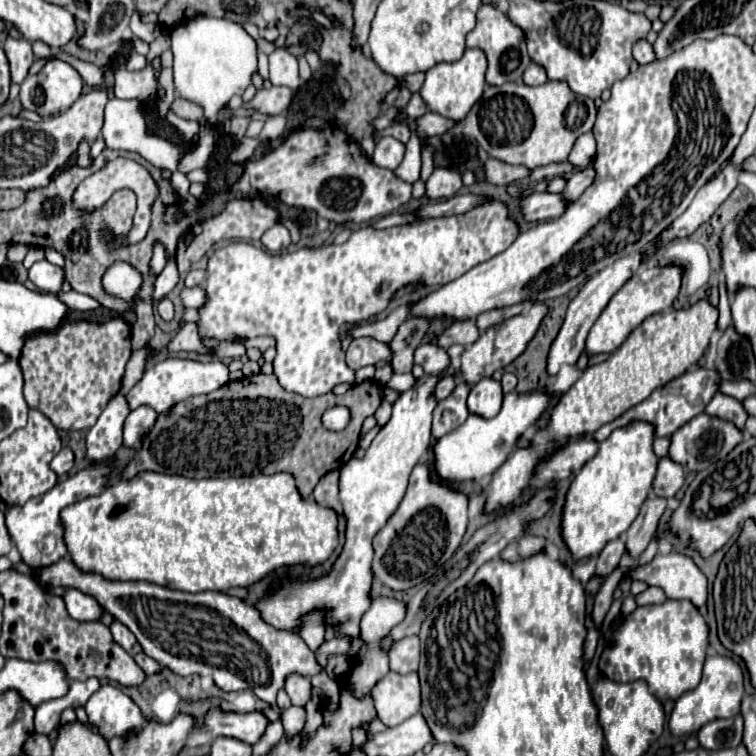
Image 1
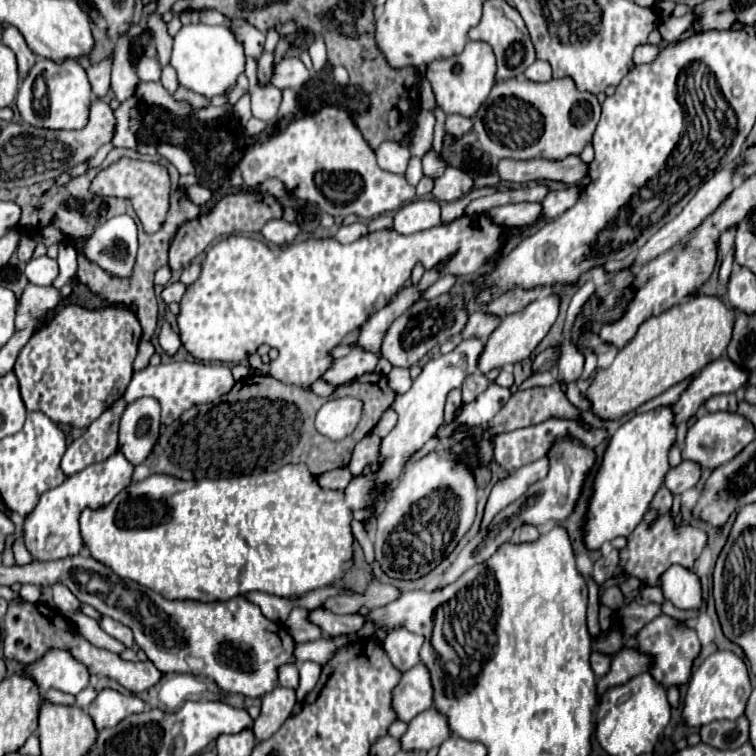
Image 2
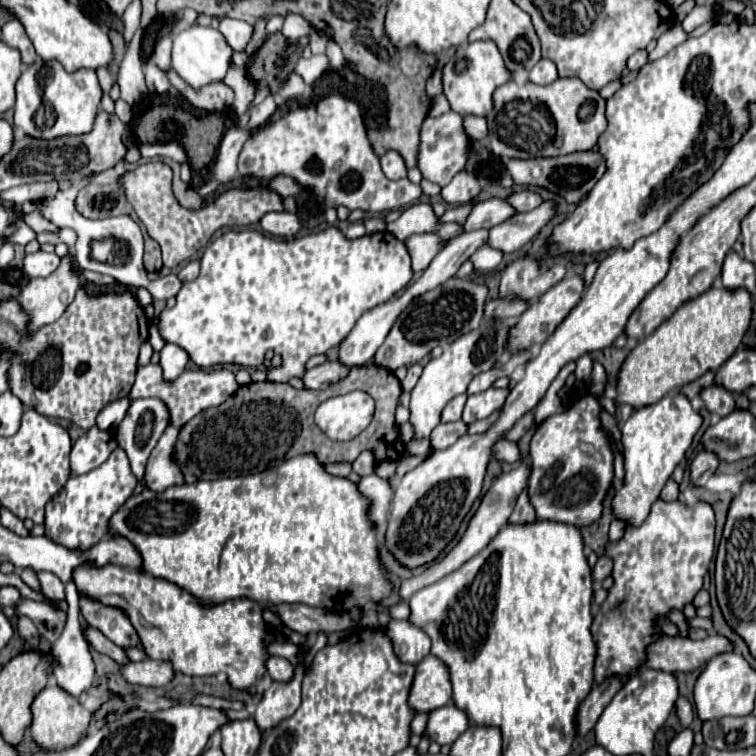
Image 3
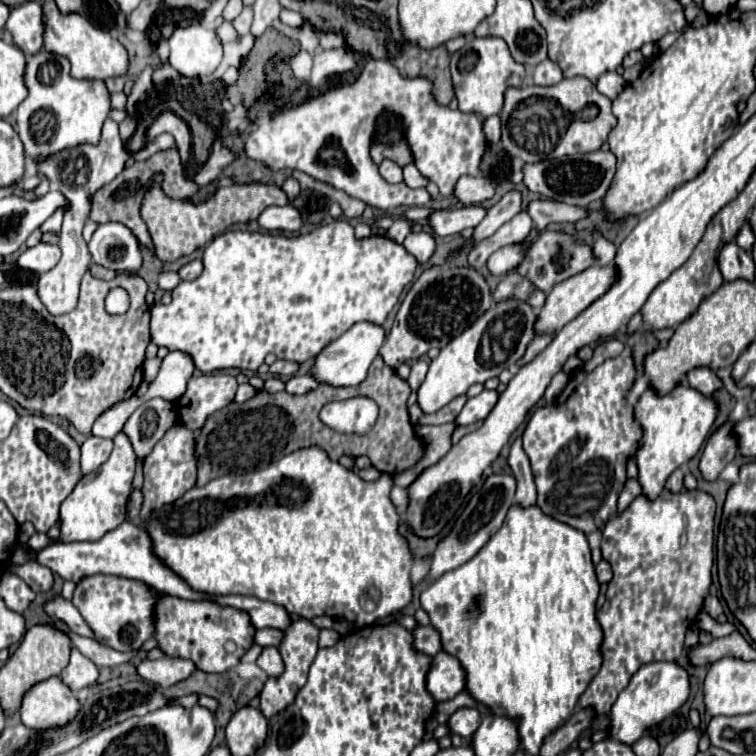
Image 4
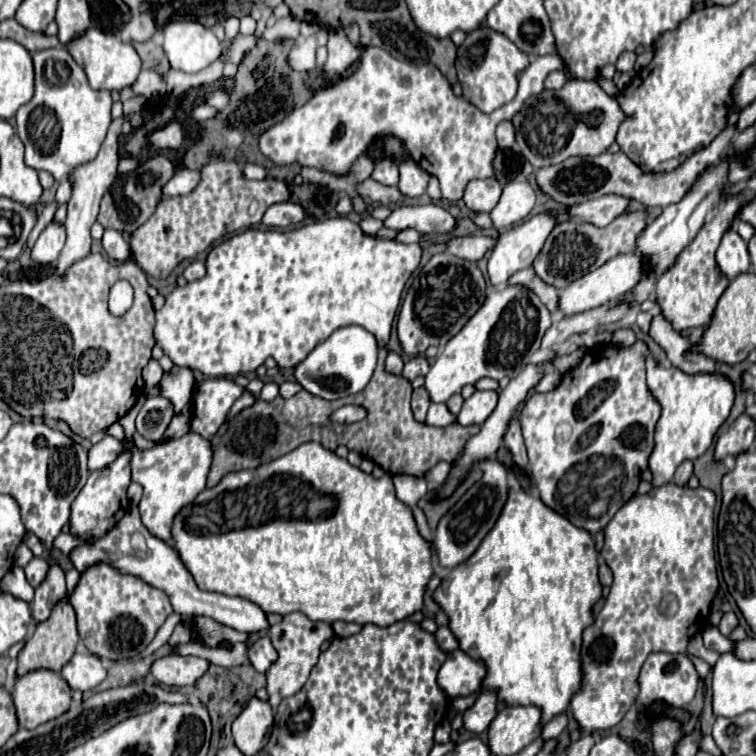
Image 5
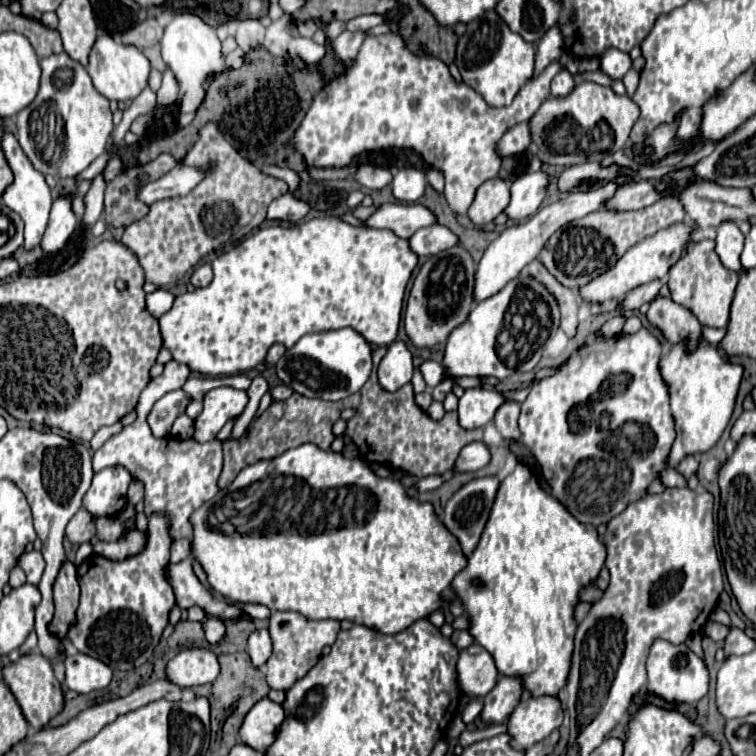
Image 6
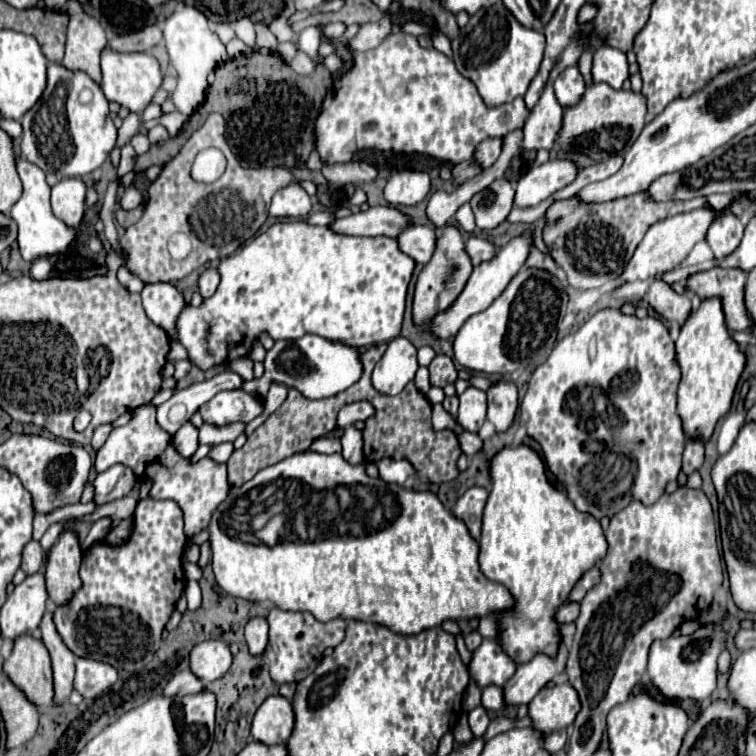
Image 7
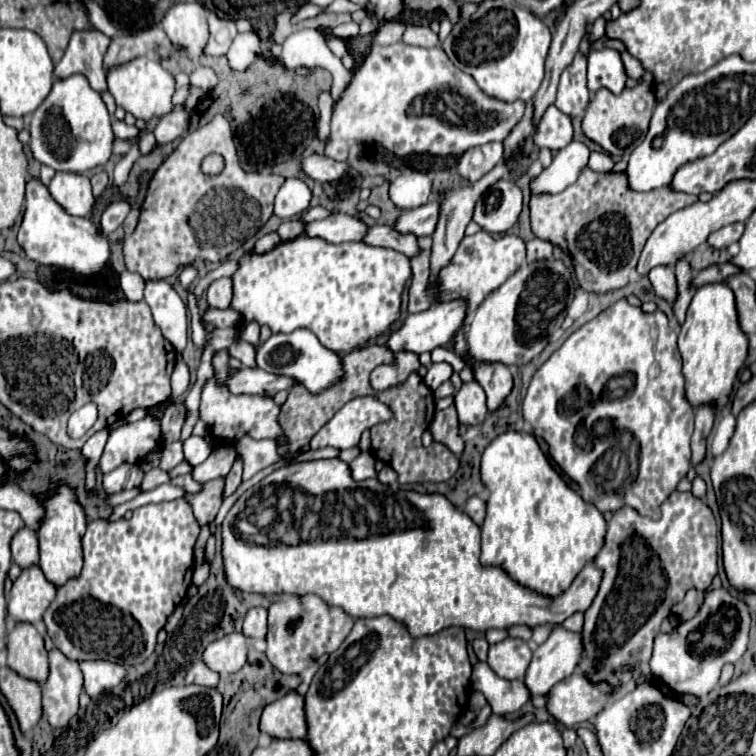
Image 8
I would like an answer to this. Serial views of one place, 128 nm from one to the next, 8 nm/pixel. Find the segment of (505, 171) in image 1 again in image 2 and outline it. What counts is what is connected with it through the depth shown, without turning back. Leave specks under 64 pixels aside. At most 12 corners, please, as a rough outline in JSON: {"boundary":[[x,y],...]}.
{"boundary":[[580,156],[500,160],[502,180],[554,180],[574,186],[588,176]]}

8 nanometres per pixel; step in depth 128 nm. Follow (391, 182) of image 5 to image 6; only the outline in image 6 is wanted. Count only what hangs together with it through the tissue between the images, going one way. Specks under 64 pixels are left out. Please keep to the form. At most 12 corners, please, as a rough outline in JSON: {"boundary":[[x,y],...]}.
{"boundary":[[359,165],[352,176],[370,190],[384,188],[393,176],[386,168]]}

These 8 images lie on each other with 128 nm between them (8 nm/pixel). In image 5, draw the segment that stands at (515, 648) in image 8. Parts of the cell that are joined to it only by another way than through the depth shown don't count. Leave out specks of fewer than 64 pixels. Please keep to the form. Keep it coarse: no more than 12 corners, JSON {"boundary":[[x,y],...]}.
{"boundary":[[454,650],[438,684],[450,698],[482,690],[484,660]]}

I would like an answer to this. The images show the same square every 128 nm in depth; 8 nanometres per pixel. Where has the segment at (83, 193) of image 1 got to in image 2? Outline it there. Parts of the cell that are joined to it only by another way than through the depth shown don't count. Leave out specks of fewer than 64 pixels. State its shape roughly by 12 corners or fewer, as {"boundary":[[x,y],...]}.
{"boundary":[[122,158],[92,190],[130,200],[146,234],[170,210],[162,164]]}

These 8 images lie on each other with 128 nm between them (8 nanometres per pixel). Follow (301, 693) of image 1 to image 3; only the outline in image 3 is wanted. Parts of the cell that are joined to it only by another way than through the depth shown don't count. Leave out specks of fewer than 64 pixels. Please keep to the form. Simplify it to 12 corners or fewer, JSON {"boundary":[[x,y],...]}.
{"boundary":[[280,656],[266,660],[266,672],[272,680],[288,682],[294,666]]}

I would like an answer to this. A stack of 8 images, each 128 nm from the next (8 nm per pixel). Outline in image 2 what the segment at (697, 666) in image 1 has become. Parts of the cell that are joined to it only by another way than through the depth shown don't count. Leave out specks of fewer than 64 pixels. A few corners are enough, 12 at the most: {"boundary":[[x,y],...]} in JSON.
{"boundary":[[662,614],[638,632],[664,688],[688,680],[700,652],[694,630]]}

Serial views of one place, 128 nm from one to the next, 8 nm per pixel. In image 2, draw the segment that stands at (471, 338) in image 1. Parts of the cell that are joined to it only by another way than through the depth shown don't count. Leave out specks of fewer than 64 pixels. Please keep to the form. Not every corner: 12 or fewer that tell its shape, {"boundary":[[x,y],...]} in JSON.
{"boundary":[[474,312],[462,338],[488,338],[500,316]]}

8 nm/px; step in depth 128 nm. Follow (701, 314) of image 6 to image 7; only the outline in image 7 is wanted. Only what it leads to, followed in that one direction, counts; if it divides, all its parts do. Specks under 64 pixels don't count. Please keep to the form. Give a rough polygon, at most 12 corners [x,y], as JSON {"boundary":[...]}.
{"boundary":[[712,268],[690,276],[700,300],[722,296],[726,326],[750,330],[746,272]]}

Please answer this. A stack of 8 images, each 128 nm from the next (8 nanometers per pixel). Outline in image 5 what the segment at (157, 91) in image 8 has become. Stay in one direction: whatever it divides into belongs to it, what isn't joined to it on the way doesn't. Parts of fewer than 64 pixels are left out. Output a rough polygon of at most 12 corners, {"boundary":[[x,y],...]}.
{"boundary":[[98,28],[70,42],[92,90],[122,92],[142,70],[132,44]]}

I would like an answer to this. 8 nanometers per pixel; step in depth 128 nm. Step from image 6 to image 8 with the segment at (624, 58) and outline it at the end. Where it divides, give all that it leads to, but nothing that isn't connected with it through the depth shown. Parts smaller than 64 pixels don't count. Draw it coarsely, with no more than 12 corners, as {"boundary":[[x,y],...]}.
{"boundary":[[618,50],[588,54],[588,90],[620,94],[626,70]]}

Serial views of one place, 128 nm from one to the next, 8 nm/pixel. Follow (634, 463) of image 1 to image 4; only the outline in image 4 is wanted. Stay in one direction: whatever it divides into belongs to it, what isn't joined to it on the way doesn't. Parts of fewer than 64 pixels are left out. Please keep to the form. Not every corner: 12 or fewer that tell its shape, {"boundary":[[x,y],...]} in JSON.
{"boundary":[[676,384],[636,402],[638,482],[654,500],[702,448],[718,400]]}

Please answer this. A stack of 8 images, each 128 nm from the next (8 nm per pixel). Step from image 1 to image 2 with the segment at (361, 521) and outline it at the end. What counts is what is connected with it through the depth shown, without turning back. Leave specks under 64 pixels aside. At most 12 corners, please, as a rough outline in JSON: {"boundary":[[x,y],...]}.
{"boundary":[[486,340],[428,360],[382,440],[376,474],[354,476],[346,502],[366,506],[444,422],[444,402],[478,370]]}

